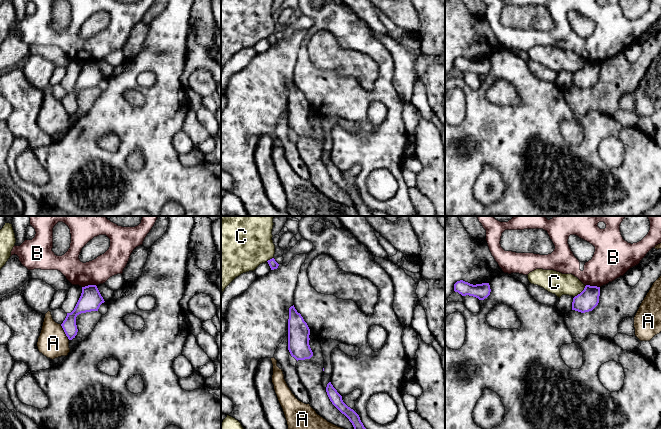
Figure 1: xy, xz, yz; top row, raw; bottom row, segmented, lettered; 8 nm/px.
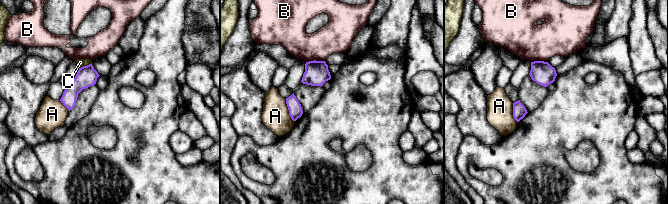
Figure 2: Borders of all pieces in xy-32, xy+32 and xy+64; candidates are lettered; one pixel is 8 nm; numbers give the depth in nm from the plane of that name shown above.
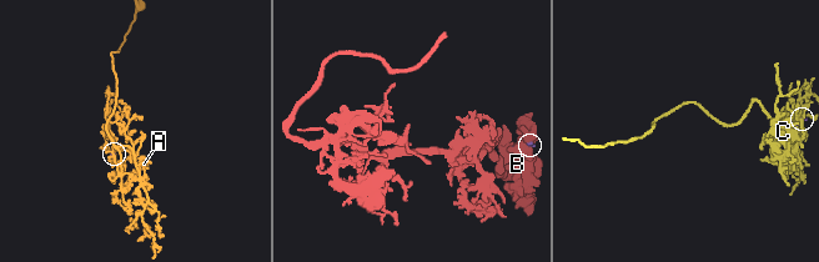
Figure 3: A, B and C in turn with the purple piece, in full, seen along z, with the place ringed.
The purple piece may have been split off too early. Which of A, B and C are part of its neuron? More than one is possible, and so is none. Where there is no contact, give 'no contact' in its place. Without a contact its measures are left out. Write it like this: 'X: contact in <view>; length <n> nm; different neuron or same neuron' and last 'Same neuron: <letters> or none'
A: contact in xy; length 150 nm; different neuron
B: contact in xy; length 120 nm; different neuron
C: contact in yz; length 130 nm; different neuron
Same neuron: none

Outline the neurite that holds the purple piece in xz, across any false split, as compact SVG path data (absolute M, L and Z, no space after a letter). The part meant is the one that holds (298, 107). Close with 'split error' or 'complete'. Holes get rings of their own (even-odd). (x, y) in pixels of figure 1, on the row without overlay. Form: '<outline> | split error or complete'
M294 81L289 84L288 126L298 136L310 135L313 128L309 121L310 105Z | complete

